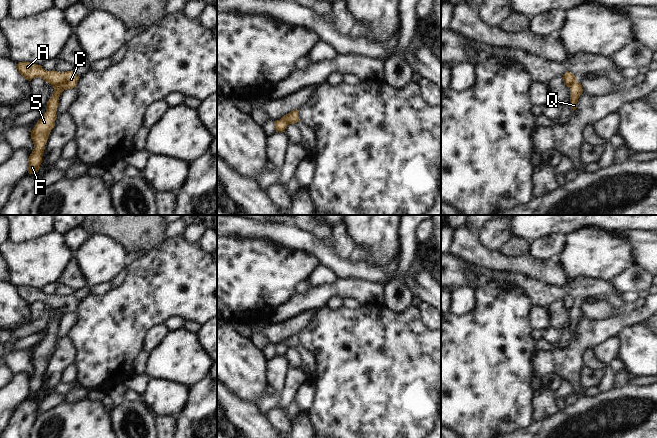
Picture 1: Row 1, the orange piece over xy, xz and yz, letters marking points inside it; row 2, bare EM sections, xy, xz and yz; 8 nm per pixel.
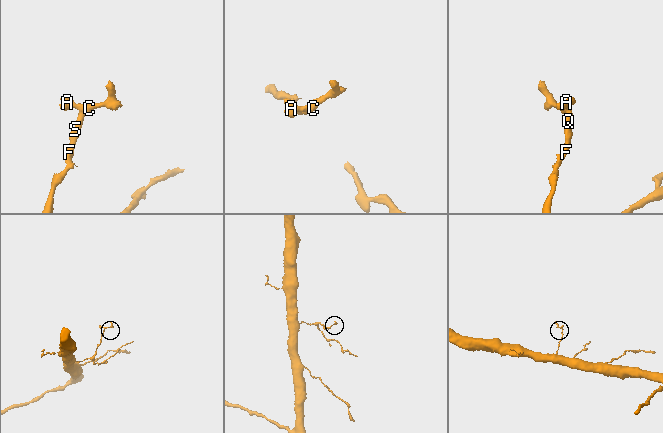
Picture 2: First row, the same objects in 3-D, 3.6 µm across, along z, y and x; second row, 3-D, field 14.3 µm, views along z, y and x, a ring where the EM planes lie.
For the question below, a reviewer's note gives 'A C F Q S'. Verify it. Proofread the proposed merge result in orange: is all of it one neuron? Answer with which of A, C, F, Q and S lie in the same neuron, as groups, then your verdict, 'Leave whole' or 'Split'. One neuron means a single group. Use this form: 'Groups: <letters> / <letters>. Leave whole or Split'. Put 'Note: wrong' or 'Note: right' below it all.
Groups: A C / F Q S. Split.
Note: wrong

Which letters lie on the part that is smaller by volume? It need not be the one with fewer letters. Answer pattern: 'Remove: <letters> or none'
Remove: A, C.

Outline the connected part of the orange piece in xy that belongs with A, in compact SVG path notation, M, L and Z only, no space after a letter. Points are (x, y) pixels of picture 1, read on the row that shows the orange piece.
M19 62L17 64L17 70L28 81L40 77L51 85L59 86L63 91L76 87L80 78L73 71L46 71L41 65L30 62Z

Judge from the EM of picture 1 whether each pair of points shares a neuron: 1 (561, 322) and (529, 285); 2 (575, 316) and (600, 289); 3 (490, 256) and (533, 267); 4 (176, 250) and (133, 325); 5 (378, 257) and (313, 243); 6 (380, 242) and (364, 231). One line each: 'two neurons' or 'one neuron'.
1: two neurons
2: one neuron
3: one neuron
4: one neuron
5: two neurons
6: one neuron

